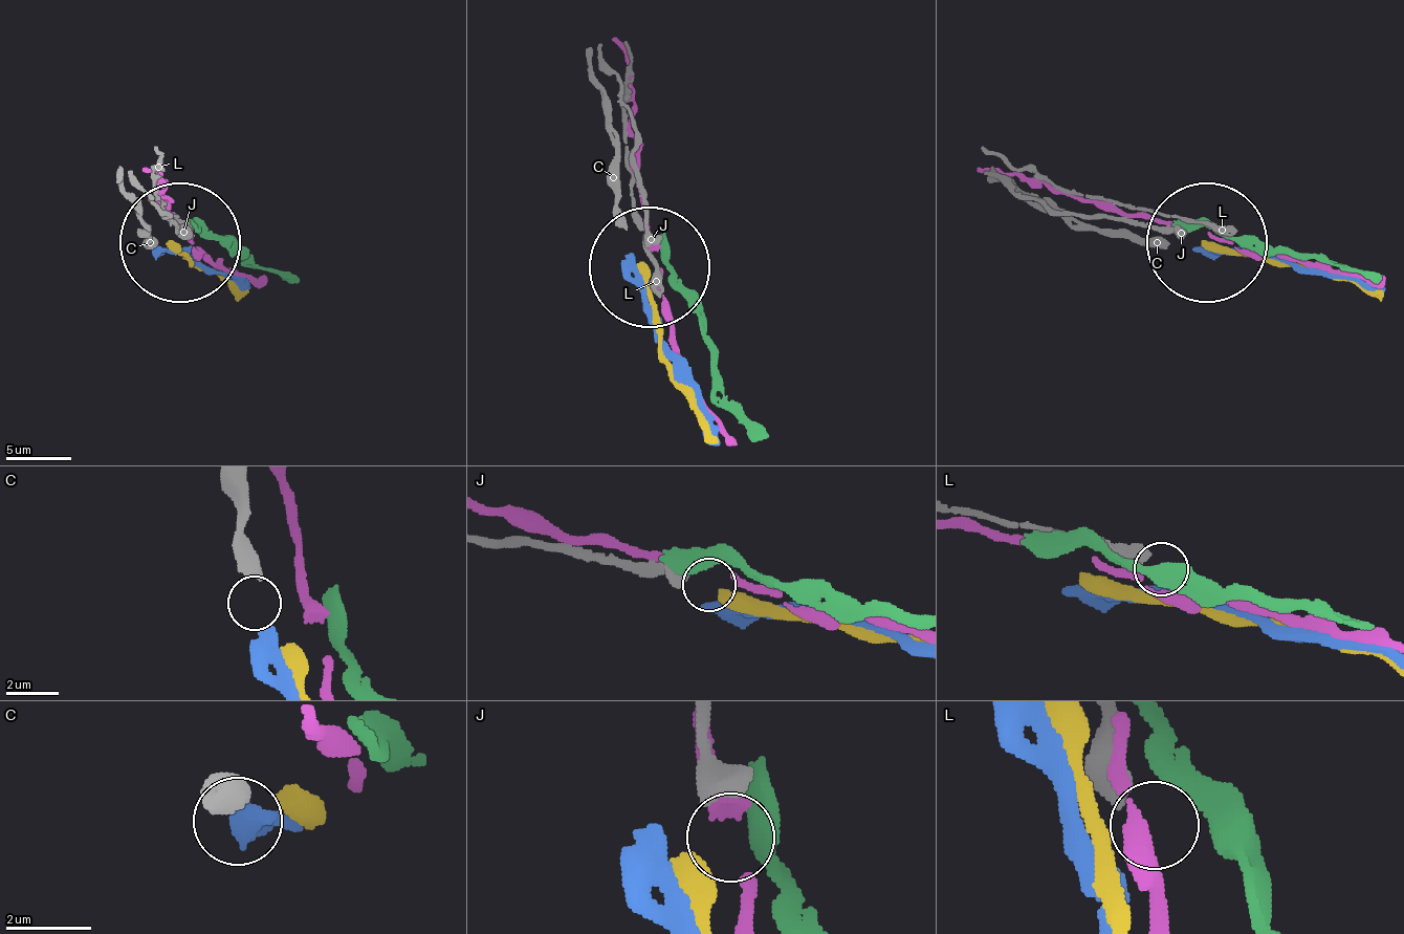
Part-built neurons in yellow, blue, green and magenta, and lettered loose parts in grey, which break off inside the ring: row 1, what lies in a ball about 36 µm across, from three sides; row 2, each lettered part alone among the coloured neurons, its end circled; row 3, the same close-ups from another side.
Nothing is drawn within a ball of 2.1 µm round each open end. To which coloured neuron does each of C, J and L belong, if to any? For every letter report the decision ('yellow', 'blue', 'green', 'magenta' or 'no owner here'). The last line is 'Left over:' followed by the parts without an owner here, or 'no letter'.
C: blue
J: no owner here
L: no owner here
Left over: J, L

